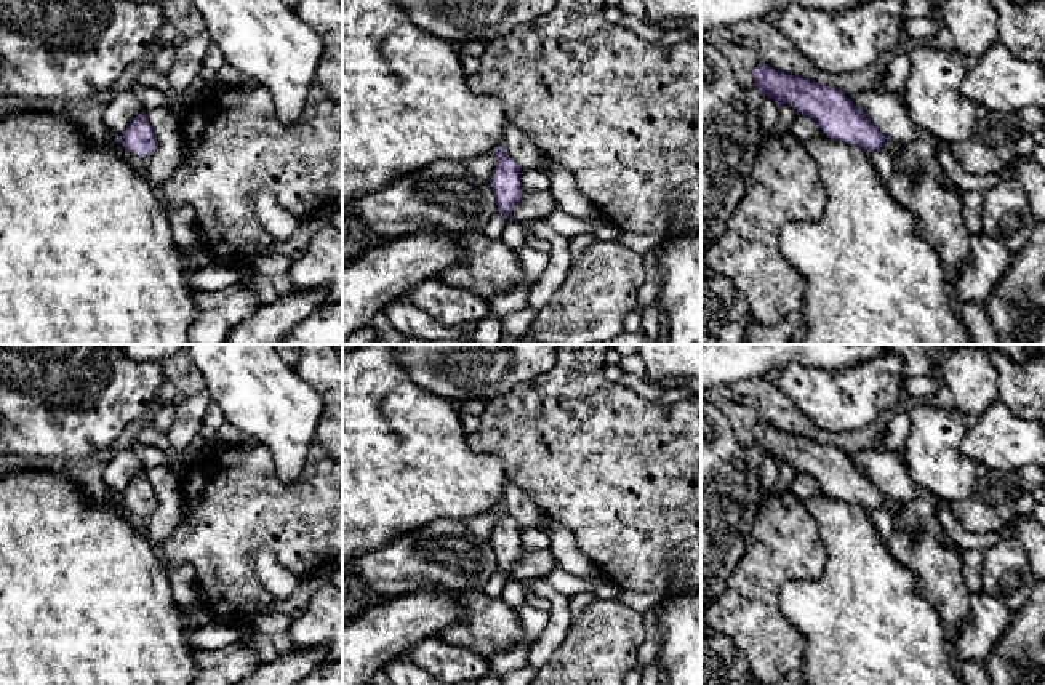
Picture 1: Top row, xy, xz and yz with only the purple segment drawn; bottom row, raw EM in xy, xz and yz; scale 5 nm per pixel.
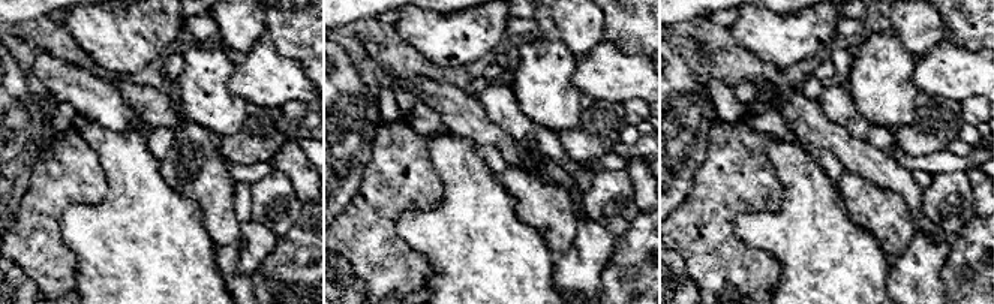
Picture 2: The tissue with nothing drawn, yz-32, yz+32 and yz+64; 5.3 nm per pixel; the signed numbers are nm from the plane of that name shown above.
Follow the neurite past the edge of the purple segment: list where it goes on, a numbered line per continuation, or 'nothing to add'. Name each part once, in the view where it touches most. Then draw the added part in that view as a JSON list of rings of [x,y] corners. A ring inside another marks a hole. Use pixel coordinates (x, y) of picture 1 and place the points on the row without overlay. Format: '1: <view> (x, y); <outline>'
nothing to add

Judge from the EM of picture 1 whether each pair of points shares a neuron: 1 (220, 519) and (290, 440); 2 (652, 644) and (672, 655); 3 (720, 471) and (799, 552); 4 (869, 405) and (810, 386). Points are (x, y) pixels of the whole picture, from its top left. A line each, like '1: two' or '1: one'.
1: two
2: two
3: two
4: one

